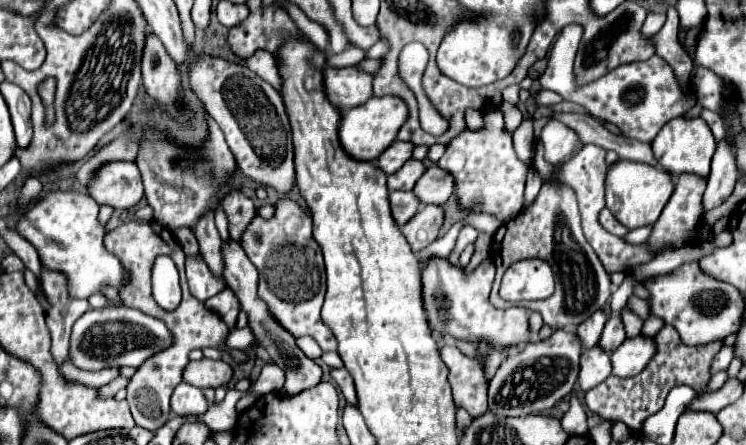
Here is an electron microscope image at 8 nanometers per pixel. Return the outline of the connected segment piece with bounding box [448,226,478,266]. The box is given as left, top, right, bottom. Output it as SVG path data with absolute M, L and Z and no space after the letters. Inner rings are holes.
M464 226L464 228L460 230L460 234L458 234L458 240L456 240L456 246L454 246L452 254L448 256L448 262L456 266L456 264L458 264L458 256L460 256L460 252L462 252L468 244L474 244L476 238L478 238L478 230L474 230L472 226Z

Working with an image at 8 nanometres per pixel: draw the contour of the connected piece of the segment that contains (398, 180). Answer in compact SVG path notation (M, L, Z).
M410 158L398 172L388 176L388 190L412 190L424 170L422 162Z

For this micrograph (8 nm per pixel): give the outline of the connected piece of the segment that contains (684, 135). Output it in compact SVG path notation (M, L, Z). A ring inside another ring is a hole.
M674 118L654 138L652 150L654 150L654 158L658 160L658 164L666 172L674 174L674 178L680 176L680 174L696 174L700 178L708 178L710 160L712 160L712 154L716 150L716 140L714 140L712 132L710 132L708 124L702 118L694 118L694 120Z

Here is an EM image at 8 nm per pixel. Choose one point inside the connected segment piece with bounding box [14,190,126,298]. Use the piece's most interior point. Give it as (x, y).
(62, 226)

